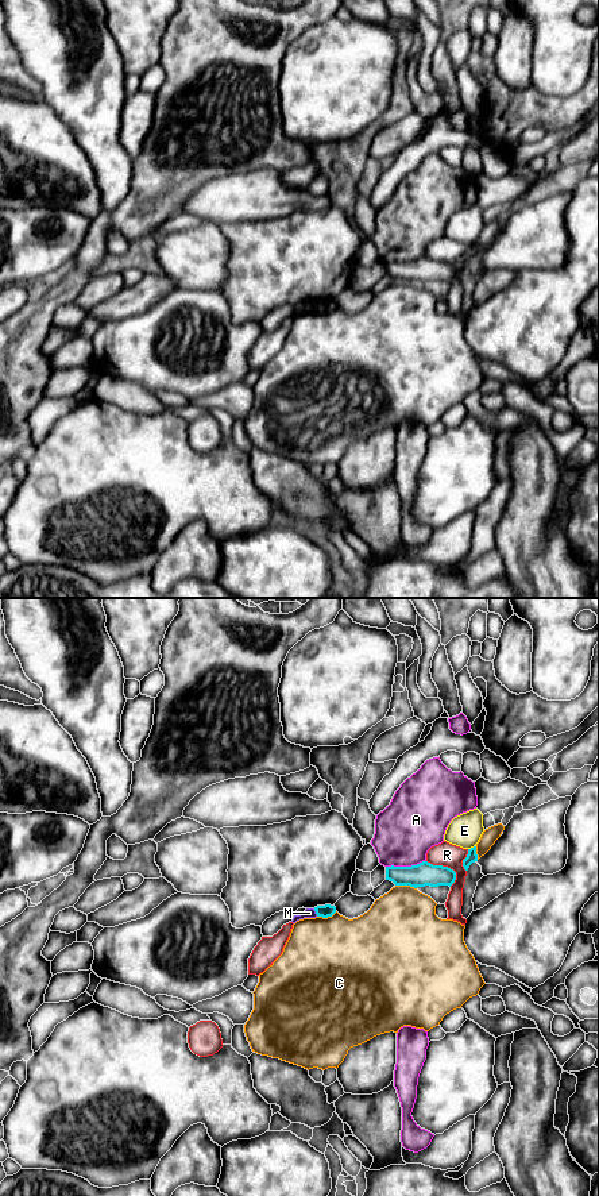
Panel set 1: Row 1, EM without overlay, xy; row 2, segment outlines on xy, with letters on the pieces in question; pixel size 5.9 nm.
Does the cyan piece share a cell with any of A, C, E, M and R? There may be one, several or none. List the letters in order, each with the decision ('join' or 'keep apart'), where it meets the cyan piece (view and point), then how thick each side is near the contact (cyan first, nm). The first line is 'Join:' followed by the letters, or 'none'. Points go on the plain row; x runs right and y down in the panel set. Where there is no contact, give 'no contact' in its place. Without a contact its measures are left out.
Join: none
A: keep apart | xy (405, 262) | 140/360 nm
C: keep apart | xy (406, 280) | 140/420 nm
E: keep apart | xy (471, 243) | 70/200 nm
M: keep apart | xy (316, 308) | 70/60 nm
R: keep apart | xy (445, 262) | 140/140 nm

